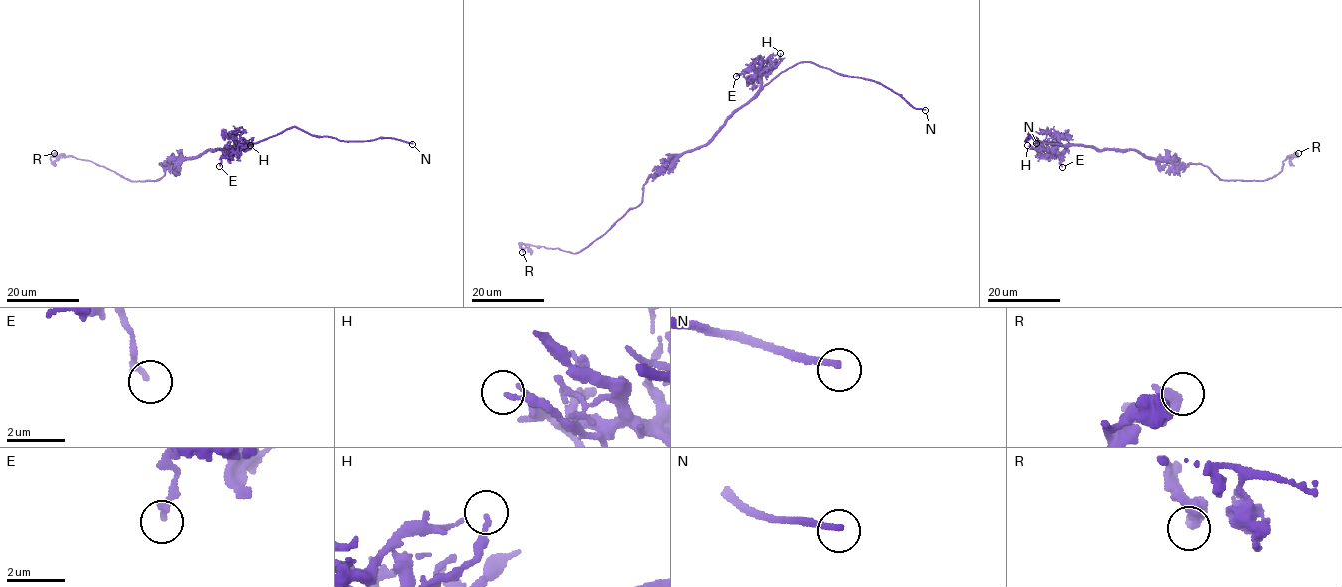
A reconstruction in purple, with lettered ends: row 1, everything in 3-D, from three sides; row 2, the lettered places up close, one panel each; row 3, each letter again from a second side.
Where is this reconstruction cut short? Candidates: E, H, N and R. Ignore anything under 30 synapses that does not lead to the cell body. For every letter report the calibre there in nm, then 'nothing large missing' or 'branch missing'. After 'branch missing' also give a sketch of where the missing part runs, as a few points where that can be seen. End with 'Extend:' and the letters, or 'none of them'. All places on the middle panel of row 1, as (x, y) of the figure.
E: 240 nm thick; nothing large missing
H: 180 nm thick; nothing large missing
N: 200 nm thick; branch missing
R: 550 nm thick; nothing large missing
Extend: N

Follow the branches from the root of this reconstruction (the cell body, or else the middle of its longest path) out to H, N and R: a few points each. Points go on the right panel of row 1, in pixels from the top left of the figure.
H: (1135, 150), (1076, 145), (1036, 150), (1027, 145)
N: (1135, 150), (1045, 143), (1029, 136), (1028, 127), (1030, 135), (1024, 141), (1036, 137), (1036, 143)
R: (1135, 150), (1185, 166), (1202, 163), (1223, 180), (1266, 180), (1282, 170), (1286, 157), (1291, 161), (1298, 153)

